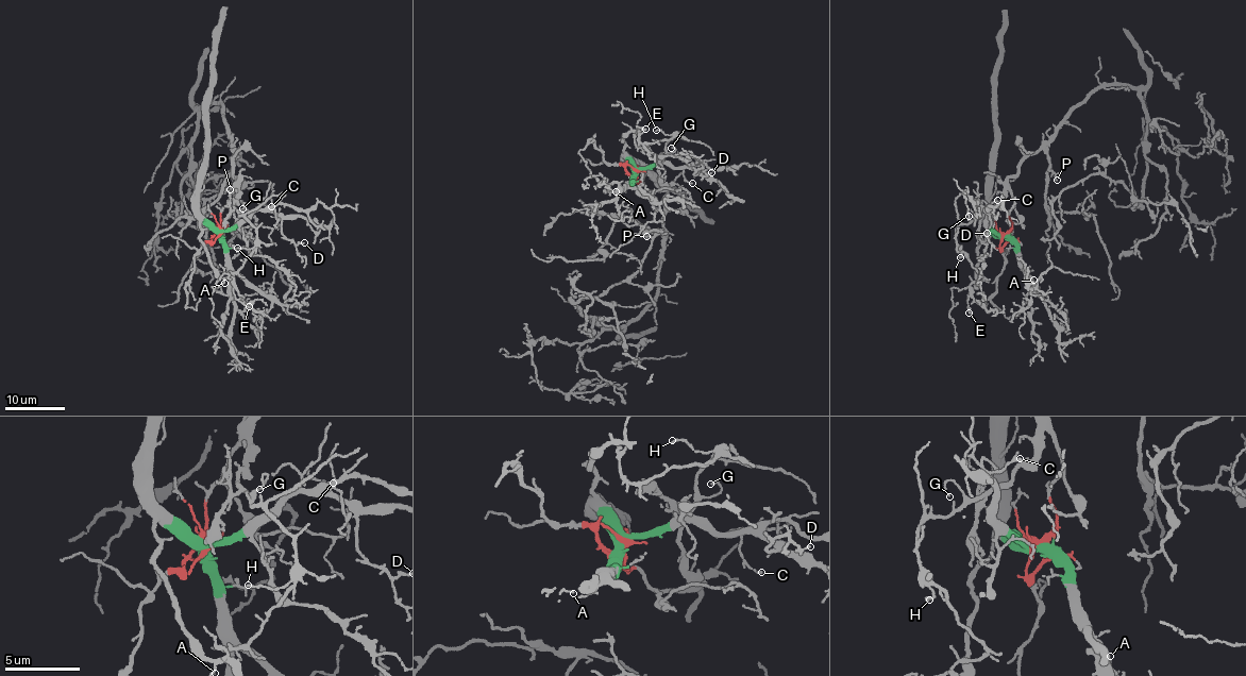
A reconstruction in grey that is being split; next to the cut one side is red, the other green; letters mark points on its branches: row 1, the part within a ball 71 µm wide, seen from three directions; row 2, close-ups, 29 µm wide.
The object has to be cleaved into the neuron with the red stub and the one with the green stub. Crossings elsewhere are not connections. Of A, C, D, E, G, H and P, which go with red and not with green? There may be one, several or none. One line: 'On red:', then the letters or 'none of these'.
On red: G, H, P

